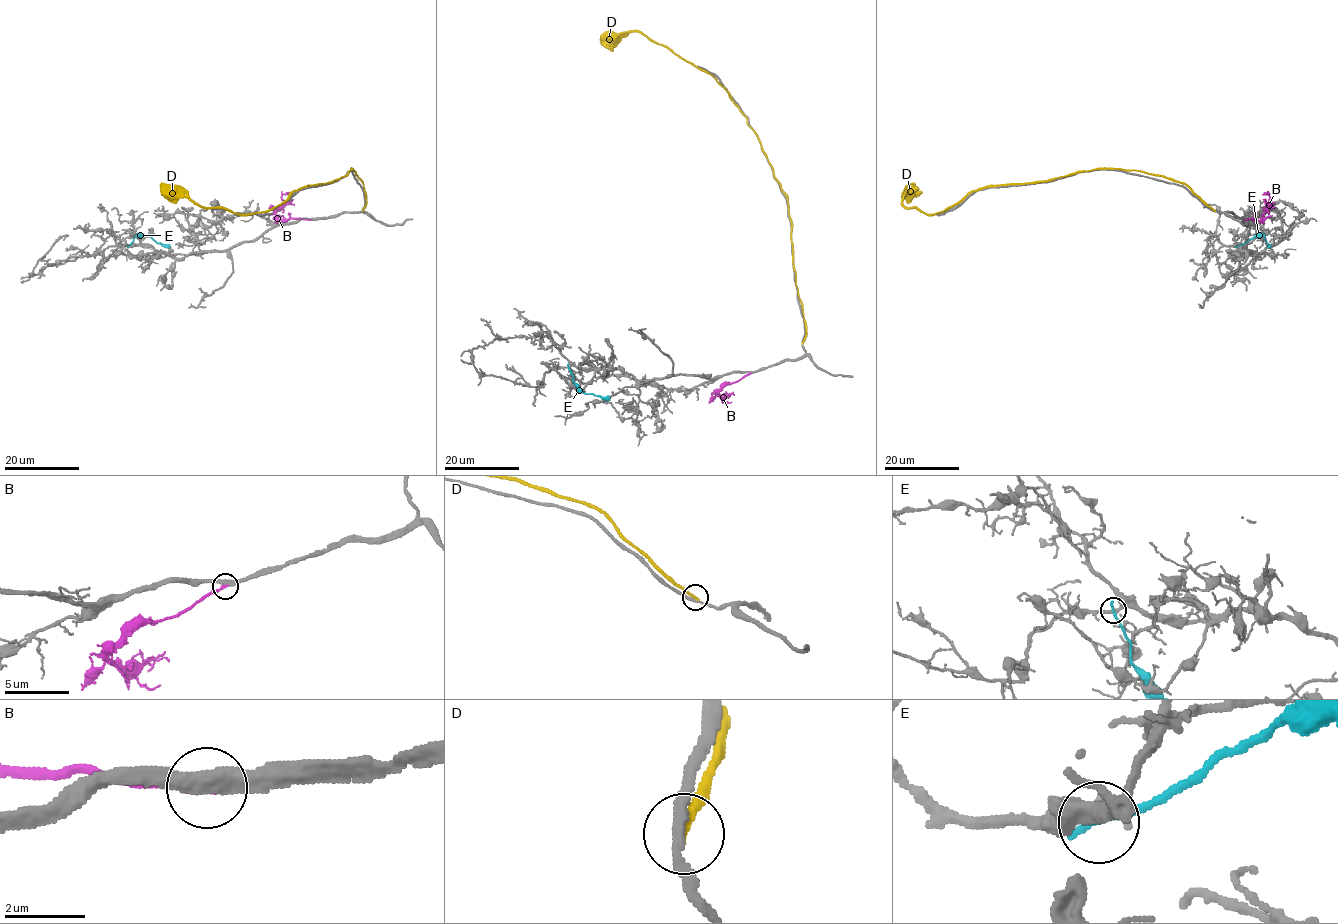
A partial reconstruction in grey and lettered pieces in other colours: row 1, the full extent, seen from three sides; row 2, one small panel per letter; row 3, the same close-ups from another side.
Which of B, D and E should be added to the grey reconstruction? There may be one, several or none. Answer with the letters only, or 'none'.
B

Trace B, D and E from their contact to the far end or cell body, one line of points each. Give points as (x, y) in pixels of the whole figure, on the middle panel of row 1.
B: (750, 373), (715, 391), (721, 398), (726, 393), (728, 398)
D: (802, 343), (806, 334), (793, 266), (787, 197), (747, 118), (711, 75), (638, 32), (625, 32), (600, 43)
E: (568, 366), (575, 385), (583, 392), (610, 397)

